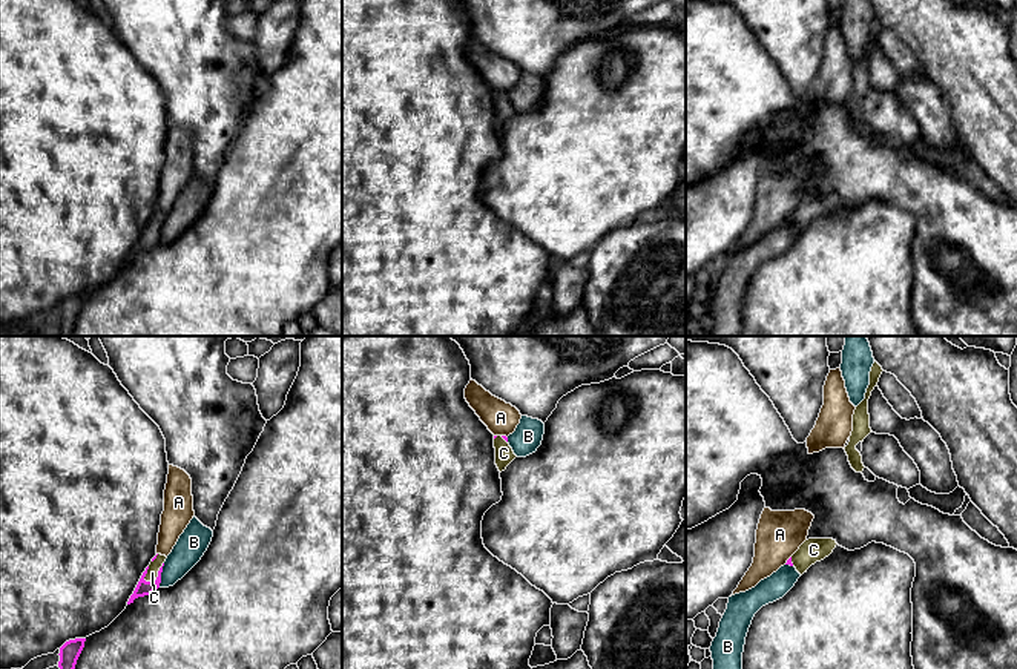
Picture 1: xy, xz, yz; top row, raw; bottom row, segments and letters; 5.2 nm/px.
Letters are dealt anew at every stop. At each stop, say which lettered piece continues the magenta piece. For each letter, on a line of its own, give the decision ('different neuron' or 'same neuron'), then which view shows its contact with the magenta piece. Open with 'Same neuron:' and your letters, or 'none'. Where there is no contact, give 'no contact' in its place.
Same neuron: C
A: different neuron; meets magenta in yz
B: different neuron; meets magenta in xy
C: same neuron; meets magenta in xy

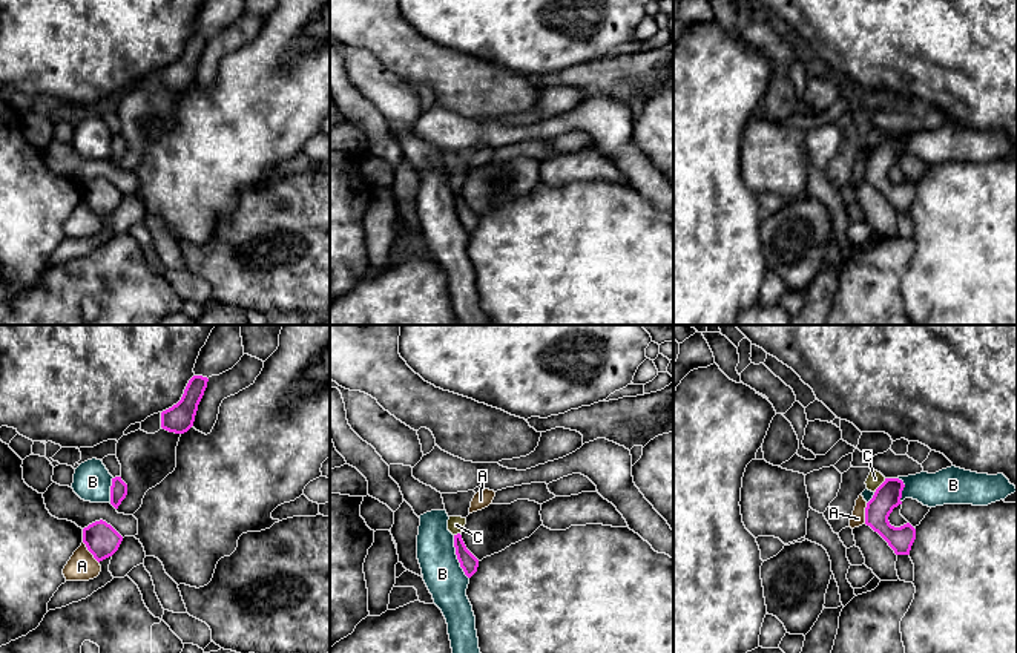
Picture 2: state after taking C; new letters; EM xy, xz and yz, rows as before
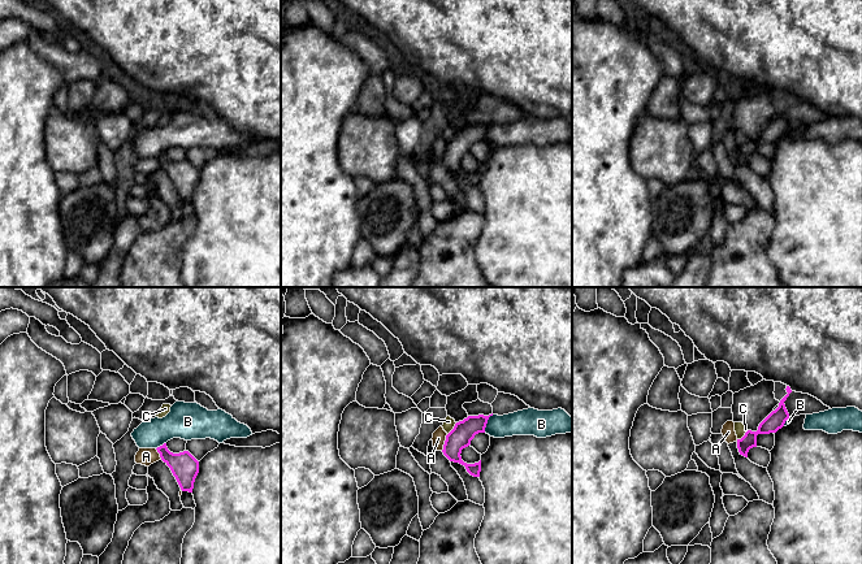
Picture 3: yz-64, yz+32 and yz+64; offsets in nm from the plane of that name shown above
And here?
Same neuron: none
A: different neuron; meets magenta in xy
B: different neuron; meets magenta in xz
C: different neuron; meets magenta in yz

